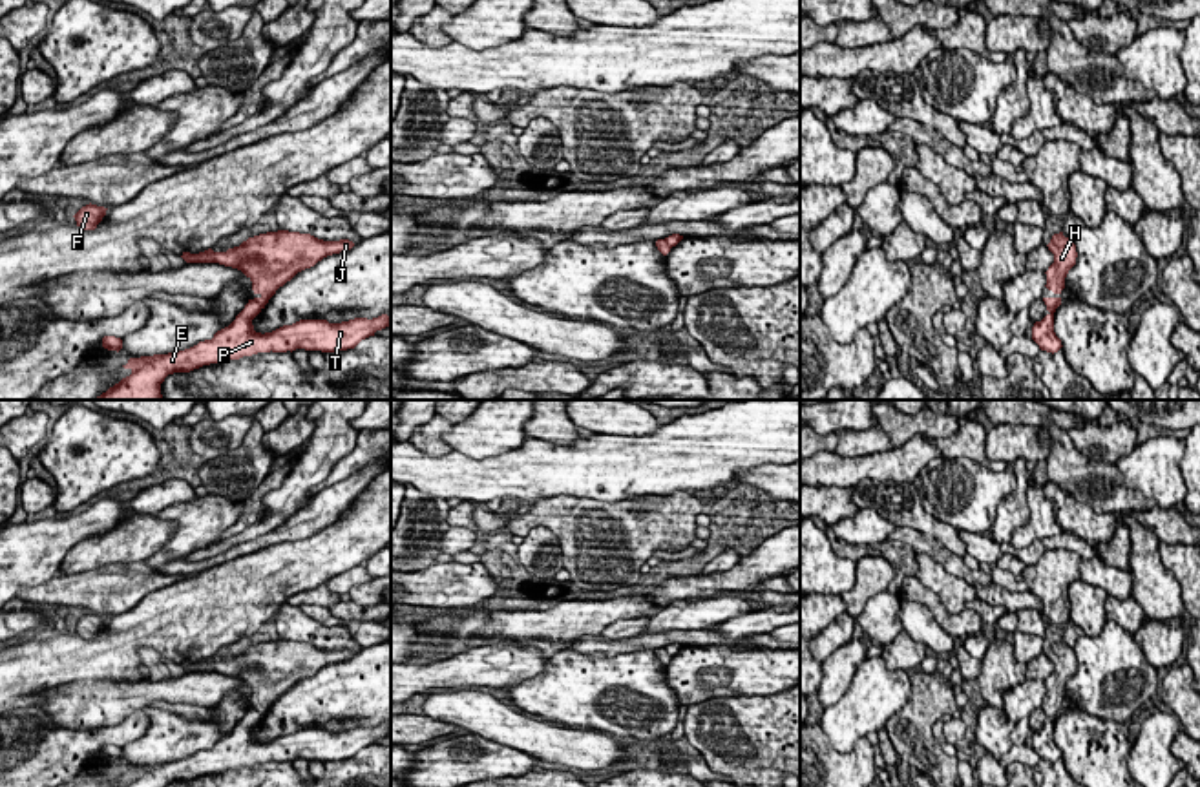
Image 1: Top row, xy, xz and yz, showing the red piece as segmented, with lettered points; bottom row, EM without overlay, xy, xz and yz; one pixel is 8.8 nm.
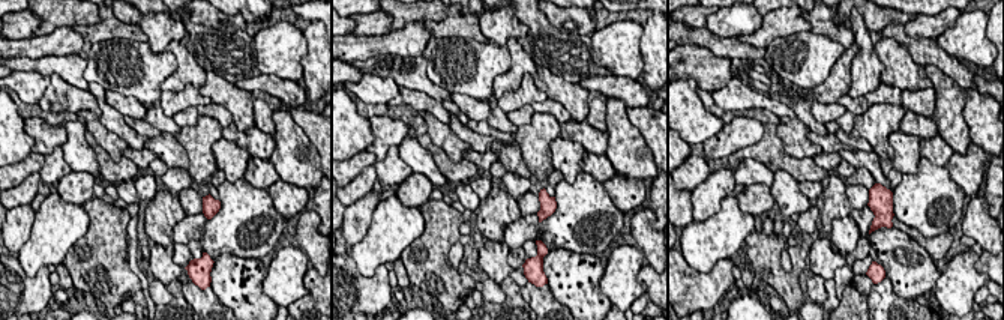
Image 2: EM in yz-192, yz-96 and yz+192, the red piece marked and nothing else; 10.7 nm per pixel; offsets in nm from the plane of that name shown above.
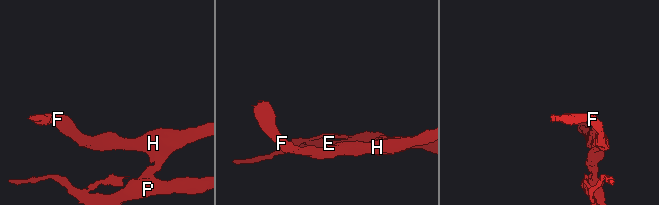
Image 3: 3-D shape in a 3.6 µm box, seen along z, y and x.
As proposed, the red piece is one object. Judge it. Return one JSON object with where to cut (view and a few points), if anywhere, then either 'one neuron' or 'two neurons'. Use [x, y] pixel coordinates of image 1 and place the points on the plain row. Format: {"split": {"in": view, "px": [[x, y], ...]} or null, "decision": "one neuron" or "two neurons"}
{"split": null, "decision": "one neuron"}

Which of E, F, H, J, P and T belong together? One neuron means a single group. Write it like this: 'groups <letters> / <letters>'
groups E F H J P T

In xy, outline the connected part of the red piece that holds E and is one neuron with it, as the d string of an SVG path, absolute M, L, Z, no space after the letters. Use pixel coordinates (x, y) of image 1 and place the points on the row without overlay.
M278 639L248 646L226 661L212 657L190 663L183 661L186 672L219 672L241 679L256 703L248 708L236 729L217 740L212 749L168 763L130 767L126 787L166 787L174 782L190 782L203 774L239 769L258 761L287 761L296 758L336 761L354 758L376 740L391 736L391 725L354 727L342 732L327 729L300 729L272 741L256 741L252 729L265 718L279 696L298 681L314 676L327 665L347 661L354 656L349 648L323 650L311 643Z

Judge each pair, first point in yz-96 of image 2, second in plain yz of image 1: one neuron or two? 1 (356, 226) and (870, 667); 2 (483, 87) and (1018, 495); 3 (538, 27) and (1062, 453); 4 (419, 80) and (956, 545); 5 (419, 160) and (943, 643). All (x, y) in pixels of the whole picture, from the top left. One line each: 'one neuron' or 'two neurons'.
1: two neurons
2: two neurons
3: one neuron
4: one neuron
5: one neuron

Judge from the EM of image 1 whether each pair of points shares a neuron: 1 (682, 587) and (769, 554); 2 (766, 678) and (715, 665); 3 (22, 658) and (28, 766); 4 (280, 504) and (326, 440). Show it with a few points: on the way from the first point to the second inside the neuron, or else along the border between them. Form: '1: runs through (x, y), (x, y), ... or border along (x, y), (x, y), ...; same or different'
1: runs through (704, 587), (716, 581), (740, 579), (747, 572); same
2: runs through (753, 671), (727, 671); same
3: border along (35, 705), (19, 709); different
4: runs through (294, 488), (318, 457); same

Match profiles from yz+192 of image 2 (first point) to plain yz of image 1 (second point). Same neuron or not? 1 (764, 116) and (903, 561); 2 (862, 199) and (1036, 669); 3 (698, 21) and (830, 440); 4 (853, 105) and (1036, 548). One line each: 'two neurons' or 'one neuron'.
1: one neuron
2: two neurons
3: one neuron
4: one neuron

